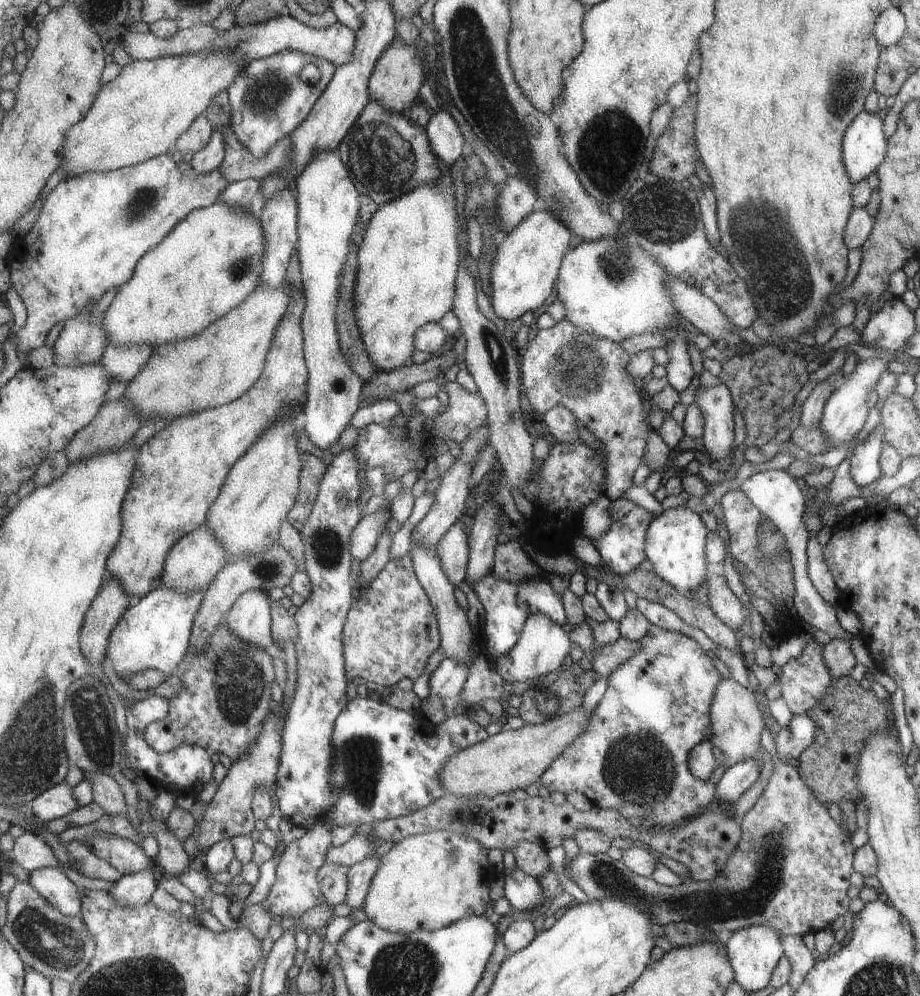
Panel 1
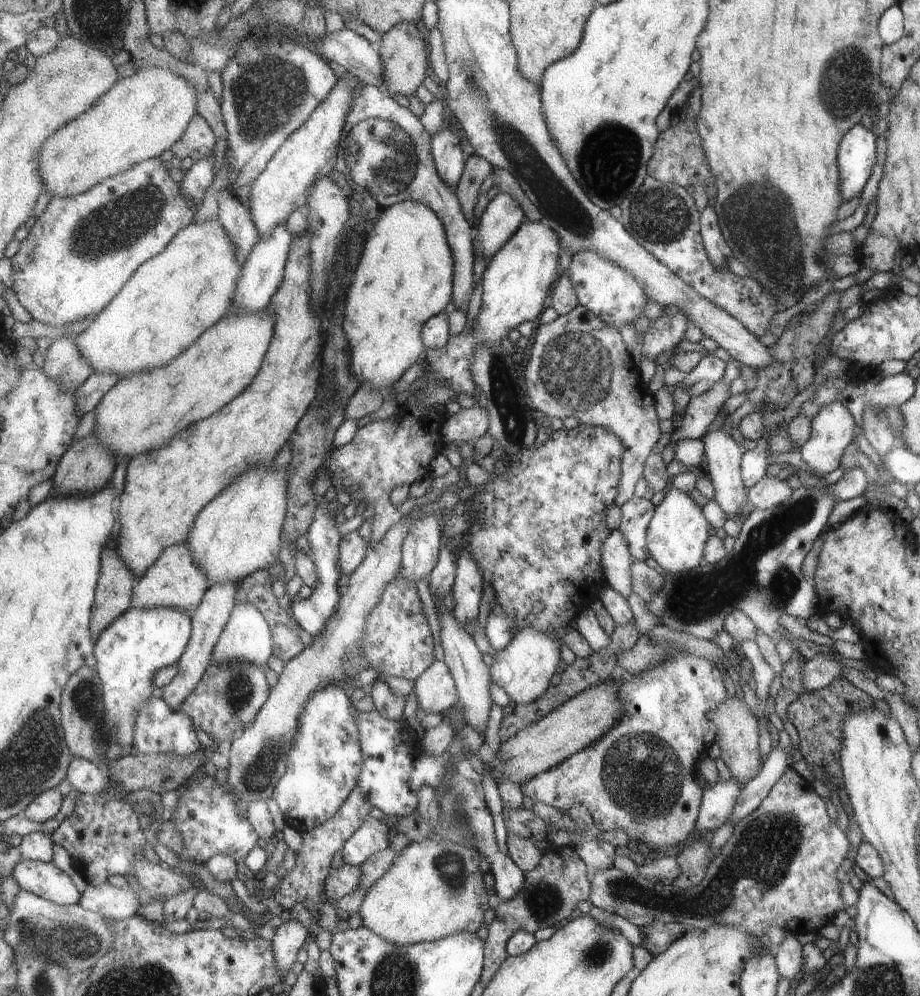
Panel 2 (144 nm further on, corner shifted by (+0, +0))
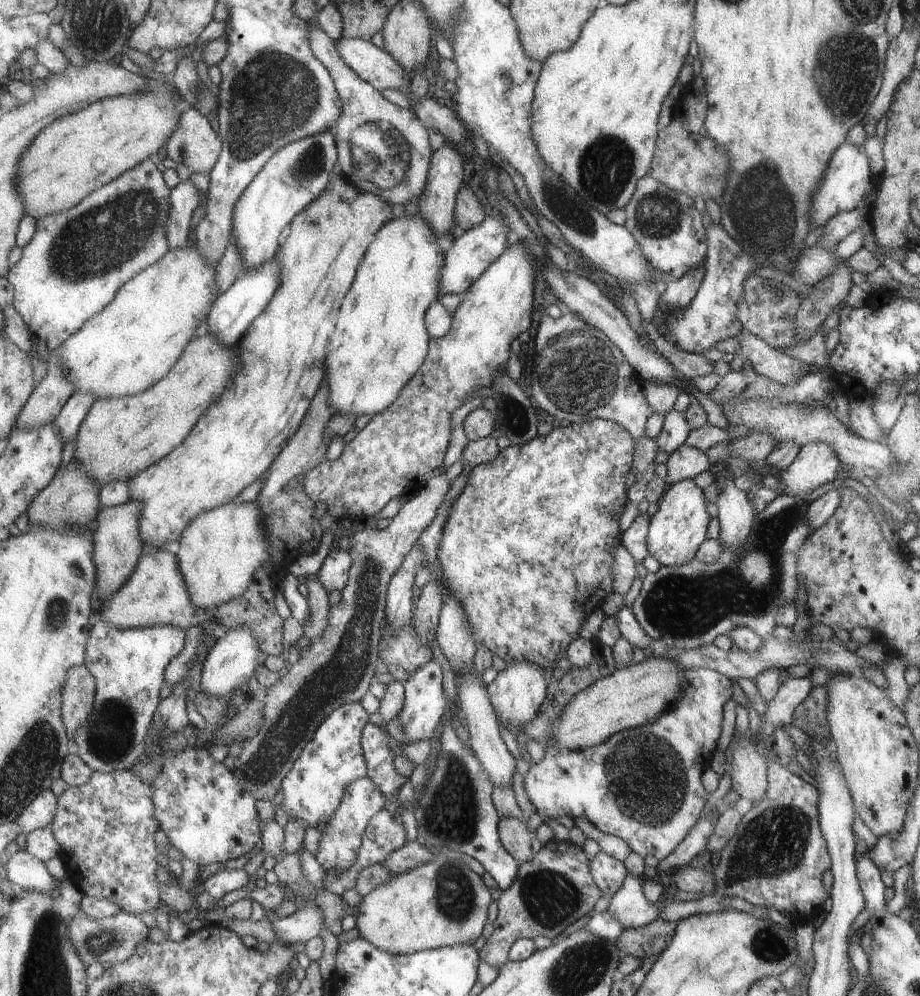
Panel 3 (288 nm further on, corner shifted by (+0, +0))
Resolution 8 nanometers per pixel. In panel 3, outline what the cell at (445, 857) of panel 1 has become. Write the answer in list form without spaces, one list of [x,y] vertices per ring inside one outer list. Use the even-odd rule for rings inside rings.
[[[437,850],[429,862],[399,876],[391,874],[385,884],[363,898],[355,916],[363,938],[385,952],[411,956],[425,950],[473,944],[487,924],[491,900],[493,896],[485,880],[469,864],[461,858],[443,856]]]

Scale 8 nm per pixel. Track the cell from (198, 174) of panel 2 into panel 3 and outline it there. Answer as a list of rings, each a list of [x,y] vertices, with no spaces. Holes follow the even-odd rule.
[[[185,180],[177,188],[173,188],[171,200],[173,200],[173,216],[171,216],[169,240],[171,240],[171,250],[179,250],[189,244],[187,238],[191,236],[189,230],[193,226],[193,214],[201,206],[203,194],[197,188],[197,184]]]

